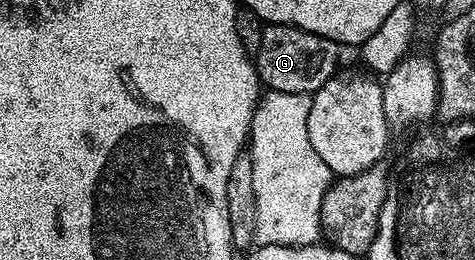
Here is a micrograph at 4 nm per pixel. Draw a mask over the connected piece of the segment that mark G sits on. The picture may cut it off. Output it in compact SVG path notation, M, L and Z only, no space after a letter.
M270 24L264 28L262 46L254 53L254 63L265 89L311 94L336 75L341 67L340 52L341 45L333 40L323 40L318 34L310 34L289 24Z

